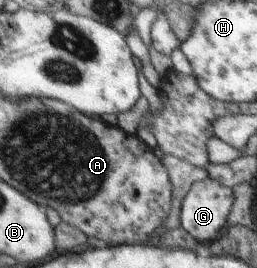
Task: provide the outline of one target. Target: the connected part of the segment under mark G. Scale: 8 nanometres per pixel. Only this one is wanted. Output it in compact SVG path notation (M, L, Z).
M210 177L204 181L193 183L181 203L181 226L199 242L207 241L212 243L222 233L233 201L232 188L224 187Z

